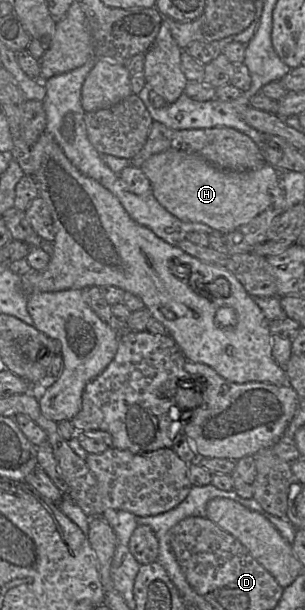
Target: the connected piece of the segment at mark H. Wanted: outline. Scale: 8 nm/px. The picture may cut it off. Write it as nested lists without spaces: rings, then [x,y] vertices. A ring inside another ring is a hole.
[[[169,149],[152,155],[140,168],[151,183],[154,197],[168,212],[183,222],[203,223],[223,234],[248,224],[265,211],[280,194],[284,194],[280,181],[281,172],[268,163],[253,170],[223,170],[196,154]]]

